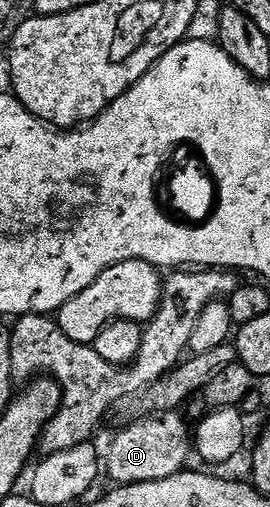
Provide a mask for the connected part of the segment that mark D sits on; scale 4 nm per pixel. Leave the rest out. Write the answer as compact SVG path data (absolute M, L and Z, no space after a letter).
M180 412L146 416L146 421L129 425L109 445L107 477L113 483L130 481L154 481L167 479L182 472L191 457L191 425L181 418Z

